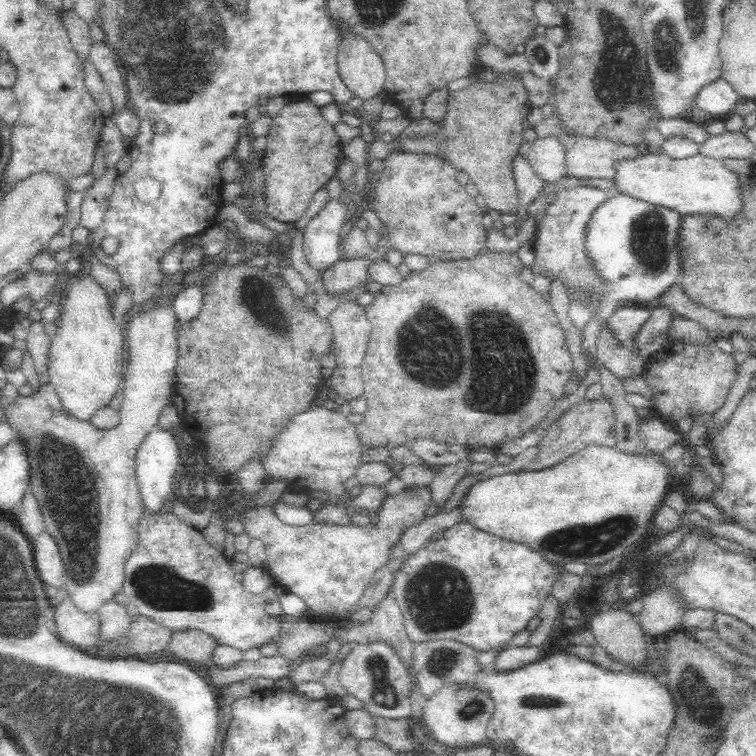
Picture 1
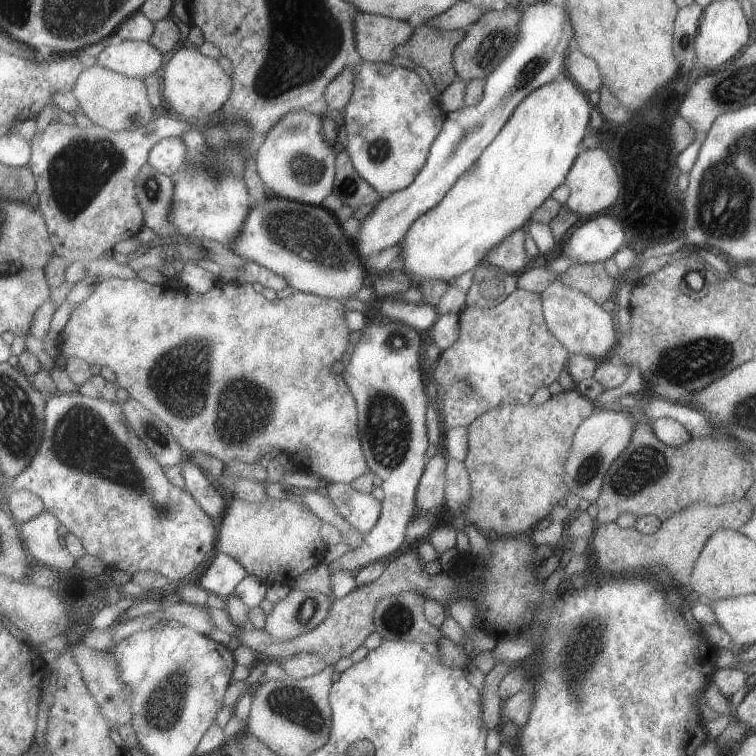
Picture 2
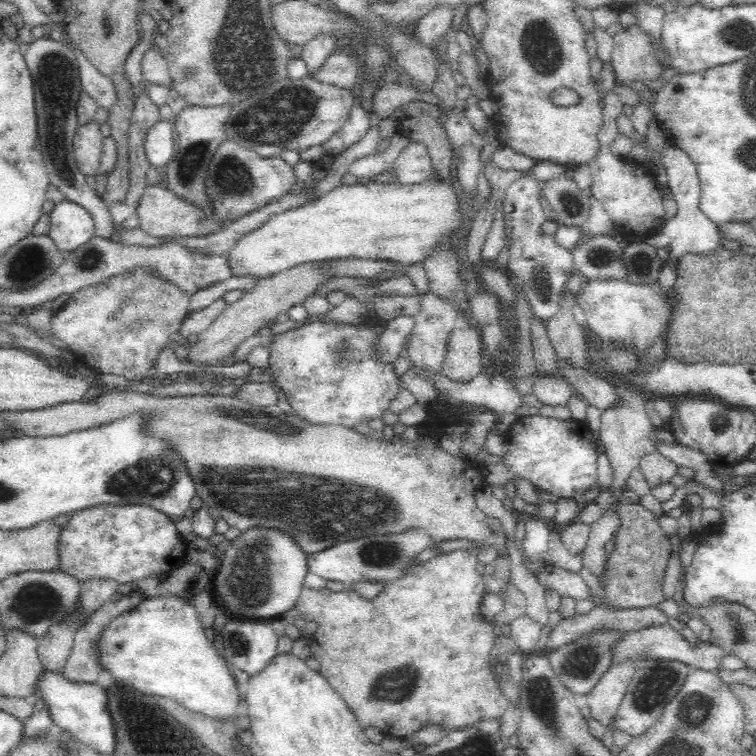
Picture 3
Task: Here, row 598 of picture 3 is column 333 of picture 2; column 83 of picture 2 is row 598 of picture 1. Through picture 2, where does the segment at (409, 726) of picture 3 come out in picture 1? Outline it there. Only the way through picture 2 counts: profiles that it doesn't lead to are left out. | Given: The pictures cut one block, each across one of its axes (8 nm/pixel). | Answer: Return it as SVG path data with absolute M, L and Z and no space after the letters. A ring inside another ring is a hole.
M408 487L398 494L385 494L377 508L378 522L369 522L365 519L362 524L351 520L346 524L328 524L316 519L310 524L289 525L280 520L273 508L260 508L248 512L242 521L245 528L252 532L252 536L263 540L267 559L263 561L262 566L272 579L275 579L286 591L304 598L308 602L308 608L314 611L317 618L333 621L342 618L344 611L360 598L374 573L387 566L392 550L400 544L404 532L428 518L428 508L433 503L432 490L429 487Z

